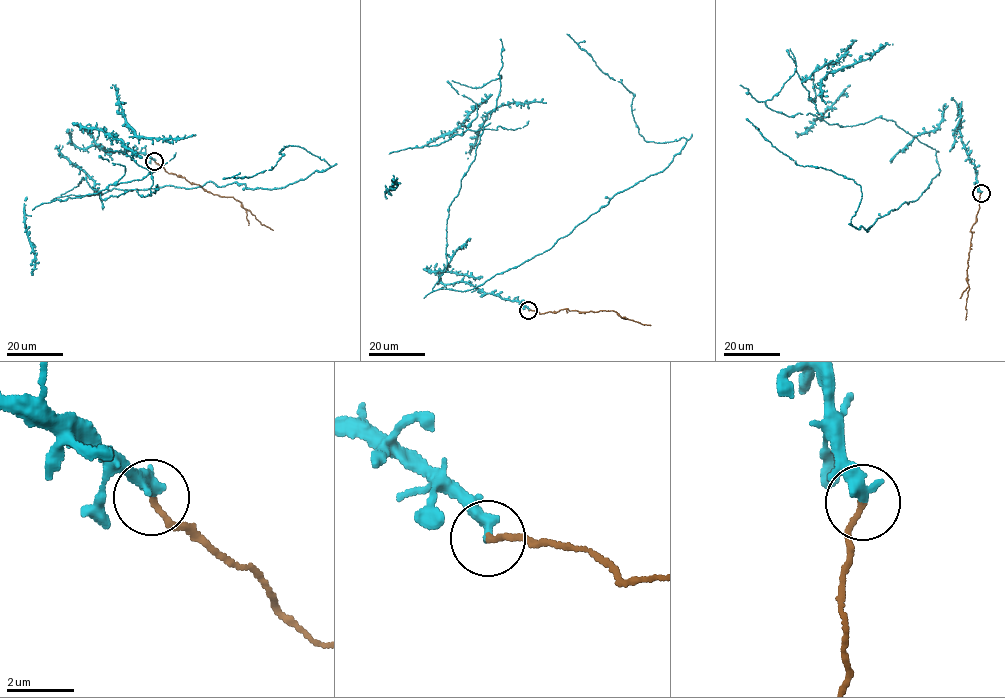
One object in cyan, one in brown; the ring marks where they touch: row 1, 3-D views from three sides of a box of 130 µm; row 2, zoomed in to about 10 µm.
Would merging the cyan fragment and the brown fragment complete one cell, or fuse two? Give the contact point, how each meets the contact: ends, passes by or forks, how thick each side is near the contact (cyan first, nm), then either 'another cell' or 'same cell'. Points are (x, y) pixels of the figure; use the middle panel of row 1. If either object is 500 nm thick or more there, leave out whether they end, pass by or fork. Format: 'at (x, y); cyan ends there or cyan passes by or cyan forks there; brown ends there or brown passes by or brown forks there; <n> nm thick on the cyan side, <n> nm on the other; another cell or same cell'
at (528, 310); cyan ends there; brown ends there; 360 nm thick on the cyan side, 160 nm on the other; another cell

